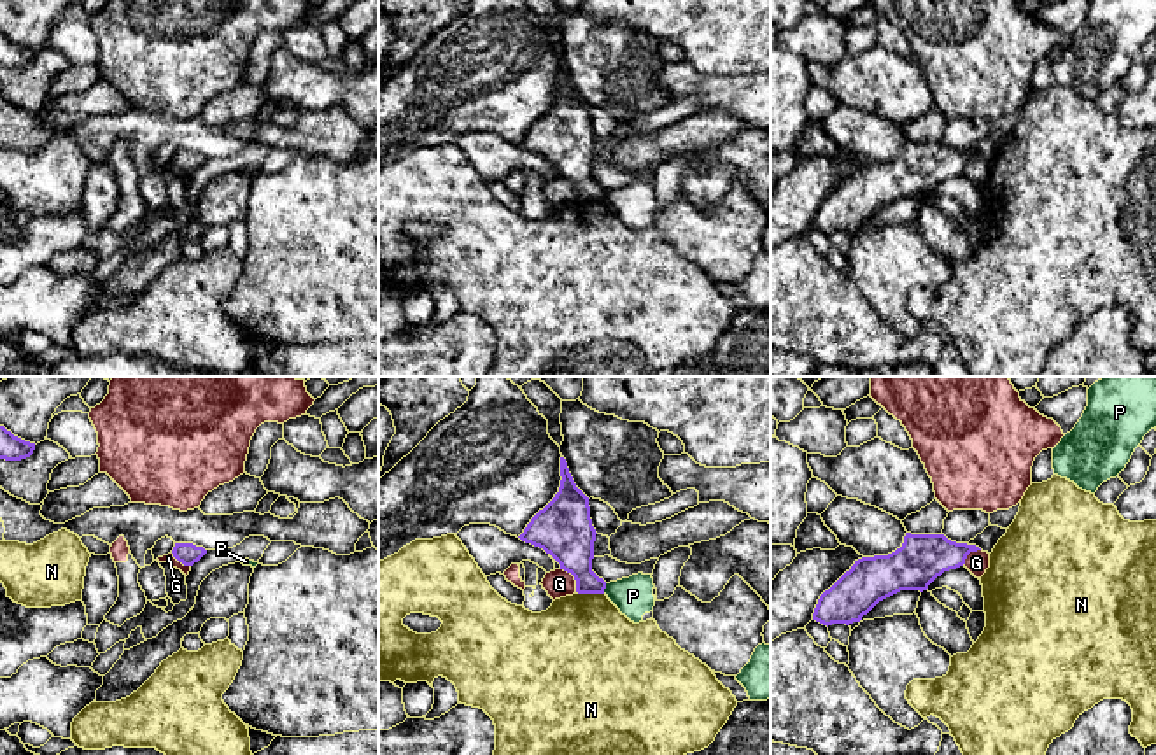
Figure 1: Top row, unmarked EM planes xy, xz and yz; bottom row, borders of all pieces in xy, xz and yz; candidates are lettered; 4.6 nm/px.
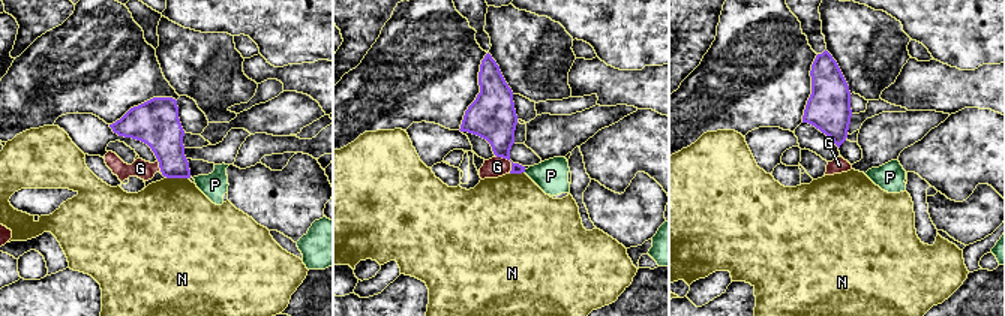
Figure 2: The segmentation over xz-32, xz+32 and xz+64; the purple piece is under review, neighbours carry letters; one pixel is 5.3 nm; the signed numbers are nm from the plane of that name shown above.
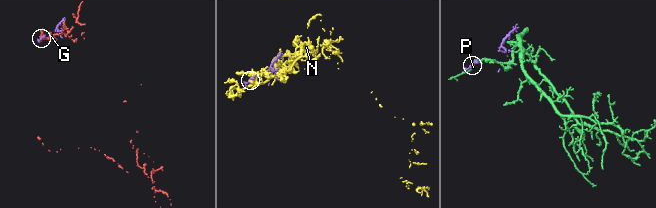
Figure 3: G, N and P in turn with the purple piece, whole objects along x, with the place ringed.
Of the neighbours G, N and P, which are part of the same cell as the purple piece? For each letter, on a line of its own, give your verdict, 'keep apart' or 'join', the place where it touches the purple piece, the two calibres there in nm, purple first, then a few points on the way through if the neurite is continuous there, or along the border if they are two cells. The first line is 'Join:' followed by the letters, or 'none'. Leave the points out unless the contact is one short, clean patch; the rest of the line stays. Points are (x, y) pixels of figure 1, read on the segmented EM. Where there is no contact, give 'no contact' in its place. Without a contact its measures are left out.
Join: none
G: keep apart; meets purple in xz at (575, 578); 260 nm thick on the purple side, 130 nm on the other; border along xz (561, 568), (573, 577), (577, 591)
N: keep apart; meets purple in xz at (591, 592); 200 nm thick on the purple side, 460 nm on the other; border along xz (577, 591), (603, 594)
P: keep apart; meets purple in xz at (605, 587); 200 nm thick on the purple side, 180 nm on the other; border along xz (606, 584), (603, 592)

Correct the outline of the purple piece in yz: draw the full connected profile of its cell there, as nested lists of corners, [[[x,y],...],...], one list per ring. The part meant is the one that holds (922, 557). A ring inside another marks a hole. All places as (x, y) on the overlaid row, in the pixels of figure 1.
[[[906,533],[895,552],[855,561],[820,596],[813,620],[827,627],[860,622],[879,601],[900,590],[927,590],[937,576],[963,566],[967,555],[977,550],[976,545],[956,543],[944,534]]]

